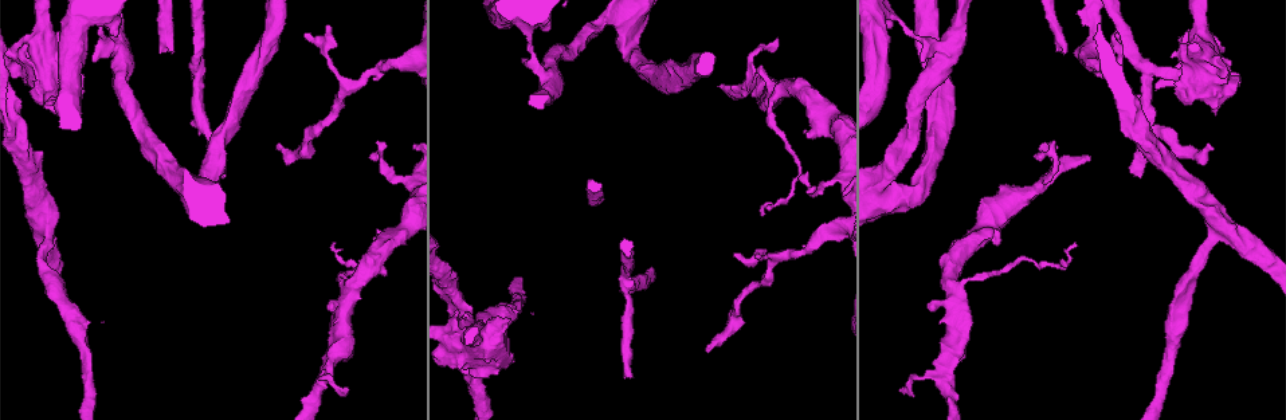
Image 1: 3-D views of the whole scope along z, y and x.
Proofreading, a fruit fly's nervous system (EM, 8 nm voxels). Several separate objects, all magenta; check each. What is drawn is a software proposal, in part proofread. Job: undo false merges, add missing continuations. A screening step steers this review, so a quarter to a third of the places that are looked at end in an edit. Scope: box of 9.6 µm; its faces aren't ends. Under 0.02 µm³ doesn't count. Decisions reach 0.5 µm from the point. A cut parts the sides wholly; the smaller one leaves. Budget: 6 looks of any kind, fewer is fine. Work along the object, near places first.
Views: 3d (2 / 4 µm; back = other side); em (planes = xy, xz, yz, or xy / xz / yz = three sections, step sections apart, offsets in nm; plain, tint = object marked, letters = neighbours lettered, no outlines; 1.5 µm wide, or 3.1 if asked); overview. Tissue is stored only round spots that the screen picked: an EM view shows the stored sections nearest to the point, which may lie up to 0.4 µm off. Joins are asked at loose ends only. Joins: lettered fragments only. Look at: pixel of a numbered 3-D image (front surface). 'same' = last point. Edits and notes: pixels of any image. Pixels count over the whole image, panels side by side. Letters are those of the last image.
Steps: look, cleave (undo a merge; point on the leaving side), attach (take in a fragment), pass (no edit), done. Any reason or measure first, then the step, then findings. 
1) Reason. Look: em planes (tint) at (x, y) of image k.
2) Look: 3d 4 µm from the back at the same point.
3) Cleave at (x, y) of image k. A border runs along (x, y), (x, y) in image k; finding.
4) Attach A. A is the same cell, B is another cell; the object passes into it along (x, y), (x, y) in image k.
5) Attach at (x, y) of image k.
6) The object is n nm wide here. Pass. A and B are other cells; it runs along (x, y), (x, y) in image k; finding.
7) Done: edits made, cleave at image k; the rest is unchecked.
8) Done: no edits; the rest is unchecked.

Stops while still wide. Look: em planes (letters) at (457, 313) of image 1.

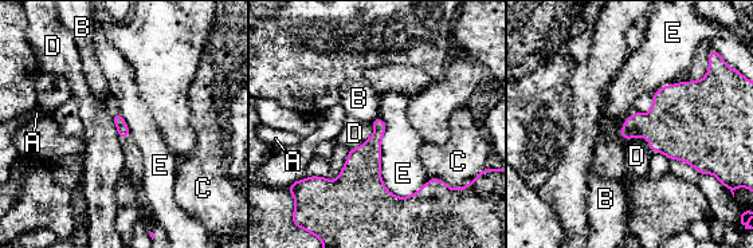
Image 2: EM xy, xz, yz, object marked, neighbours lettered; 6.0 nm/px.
Pass. A, B, C, D and E are other cells; a border runs along (372, 122), (372, 134), (350, 149) in image 2; none of them fits.

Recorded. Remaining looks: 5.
Free end. Look: em yz step 4 (tint) at (1236, 74) of image 1.

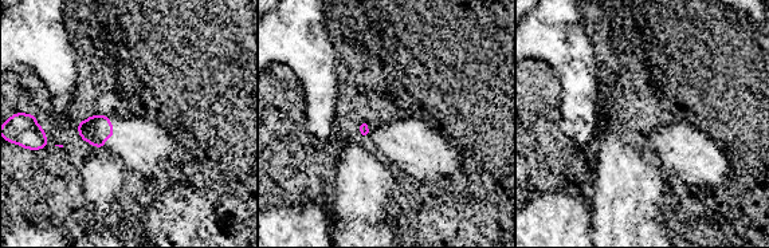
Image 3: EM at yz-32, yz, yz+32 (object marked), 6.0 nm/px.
Look: em planes (letters) at the same point.

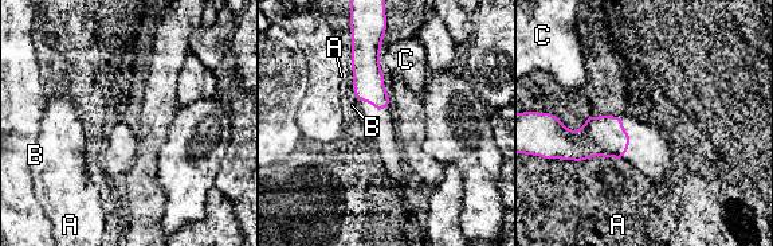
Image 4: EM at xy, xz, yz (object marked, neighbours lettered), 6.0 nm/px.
Pass. A, B and C are other cells; a border runs along (352, 75), (353, 85) in image 4; none of them fits.

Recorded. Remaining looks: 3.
Branch stops here. Look: em planes (letters) at (652, 274) of image 1.

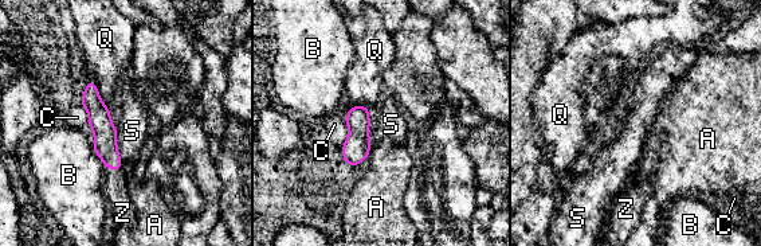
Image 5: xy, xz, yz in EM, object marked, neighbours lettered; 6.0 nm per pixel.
The longest contact is with S, 220 nm. Attach Z. Z is the same cell, A, B, C, Q and S are other cells; the object passes into it along (105, 133), (116, 168), (116, 191) in image 5; the neuron continues.

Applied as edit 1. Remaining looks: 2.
Done: edits made, attach at image 5; the rest is unchecked.

